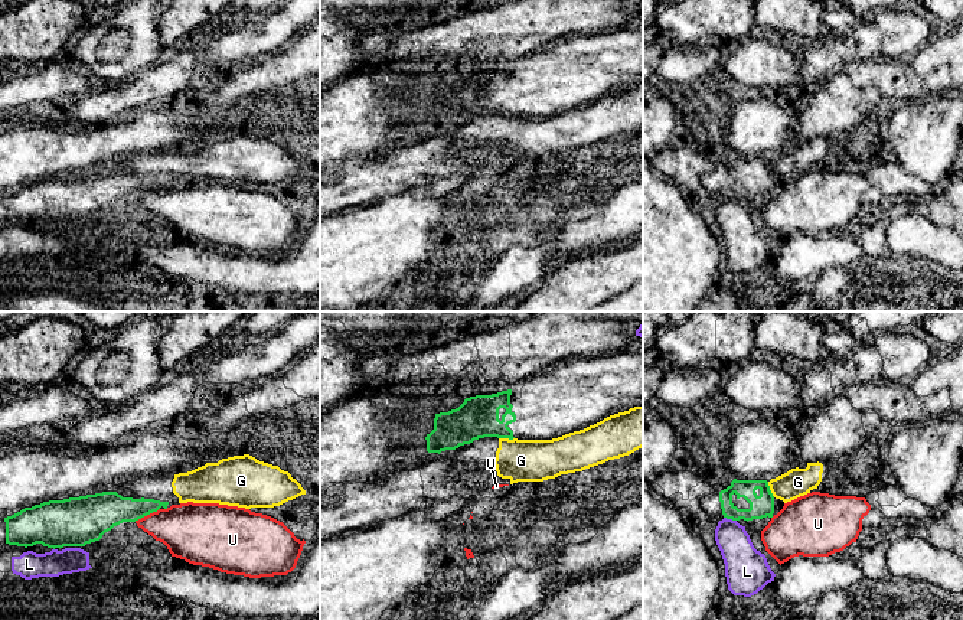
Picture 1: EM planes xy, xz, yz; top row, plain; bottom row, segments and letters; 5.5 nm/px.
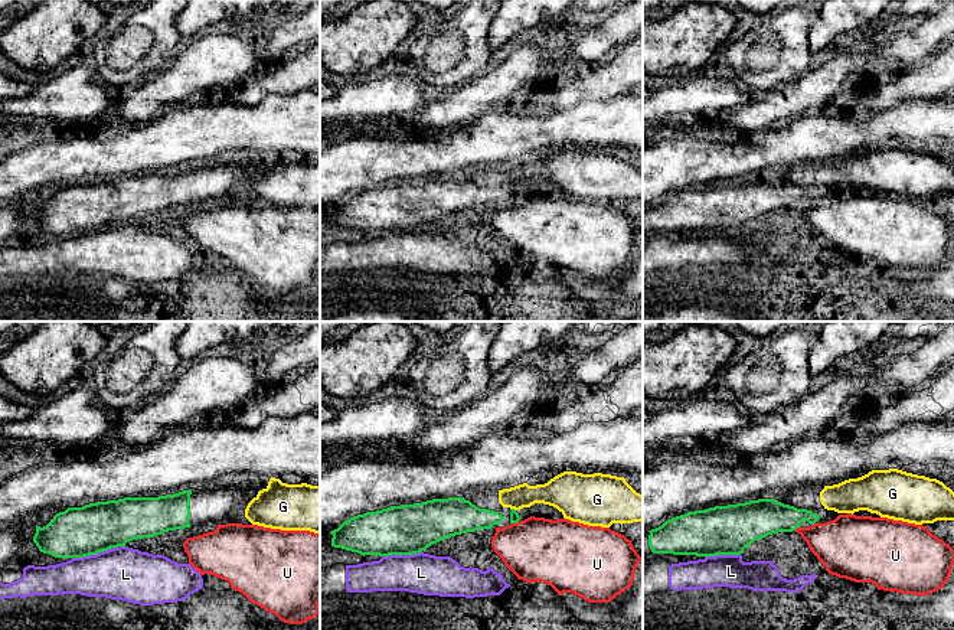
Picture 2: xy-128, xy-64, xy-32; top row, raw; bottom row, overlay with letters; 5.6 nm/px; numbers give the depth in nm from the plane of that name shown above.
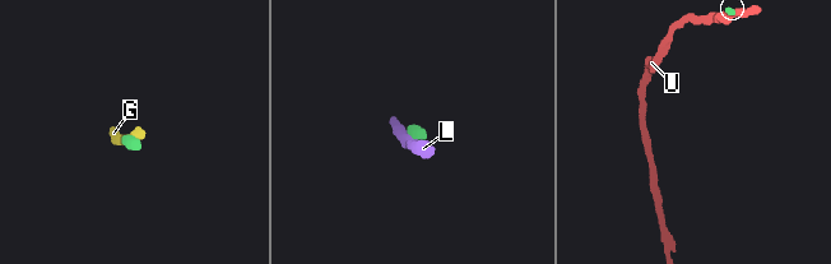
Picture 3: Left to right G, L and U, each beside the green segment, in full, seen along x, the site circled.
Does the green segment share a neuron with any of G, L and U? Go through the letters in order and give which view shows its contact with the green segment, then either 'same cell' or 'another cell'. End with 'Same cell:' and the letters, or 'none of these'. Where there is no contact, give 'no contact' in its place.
G: xz | another cell
L: yz | another cell
U: xy | another cell
Same cell: none of these

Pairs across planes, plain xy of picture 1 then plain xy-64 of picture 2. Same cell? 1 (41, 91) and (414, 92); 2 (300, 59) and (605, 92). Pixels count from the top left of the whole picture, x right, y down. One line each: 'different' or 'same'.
1: same
2: same

